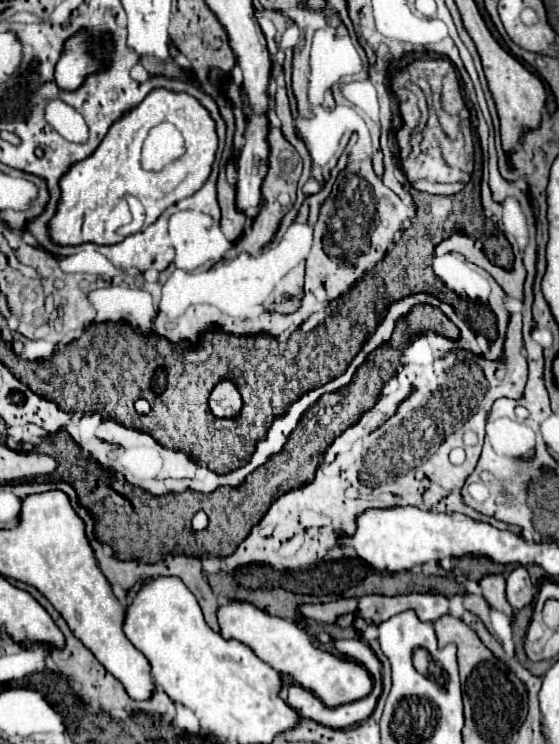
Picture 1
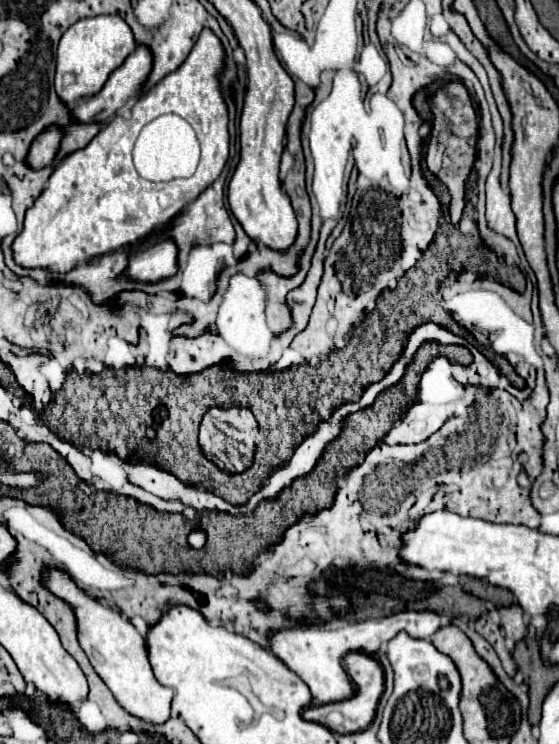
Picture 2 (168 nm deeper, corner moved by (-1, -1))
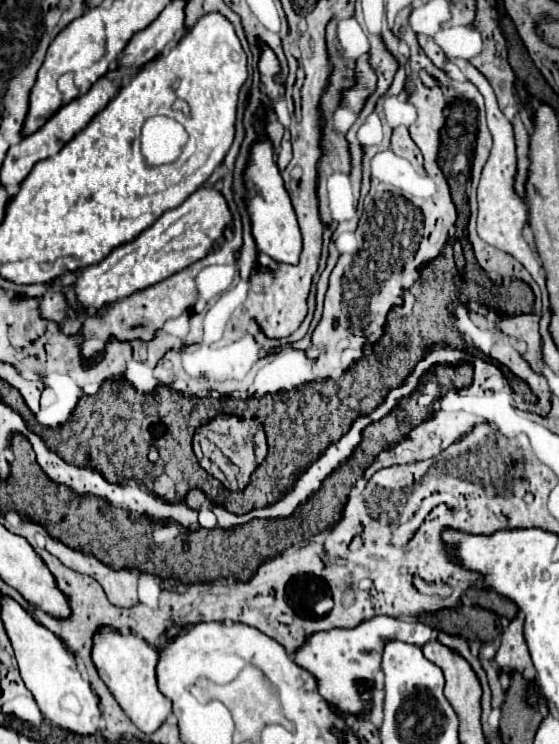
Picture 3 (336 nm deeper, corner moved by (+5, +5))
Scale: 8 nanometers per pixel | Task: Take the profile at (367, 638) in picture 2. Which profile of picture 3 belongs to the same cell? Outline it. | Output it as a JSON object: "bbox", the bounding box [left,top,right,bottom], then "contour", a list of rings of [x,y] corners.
{"bbox":[293,617,431,715],"contour":[[[373,617],[351,629],[329,629],[313,633],[295,651],[293,661],[317,679],[319,695],[337,705],[345,713],[361,715],[371,707],[371,687],[375,671],[381,667],[381,653],[387,641],[399,639],[413,645],[425,645],[431,639],[431,627],[425,623],[409,623],[395,617]]]}

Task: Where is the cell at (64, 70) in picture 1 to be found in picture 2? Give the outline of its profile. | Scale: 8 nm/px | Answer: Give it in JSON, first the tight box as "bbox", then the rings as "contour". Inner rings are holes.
{"bbox":[55,15,137,105],"contour":[[[97,15],[97,17],[87,17],[77,21],[75,25],[71,25],[61,41],[59,41],[59,49],[57,49],[57,73],[55,73],[55,91],[61,99],[61,103],[73,105],[75,101],[83,99],[83,97],[91,97],[95,93],[101,91],[101,87],[105,85],[107,77],[111,75],[111,71],[115,71],[125,57],[135,51],[137,43],[133,37],[131,27],[127,25],[127,21],[119,15]],[[65,73],[75,73],[77,81],[69,87],[61,87],[61,77]]]}

